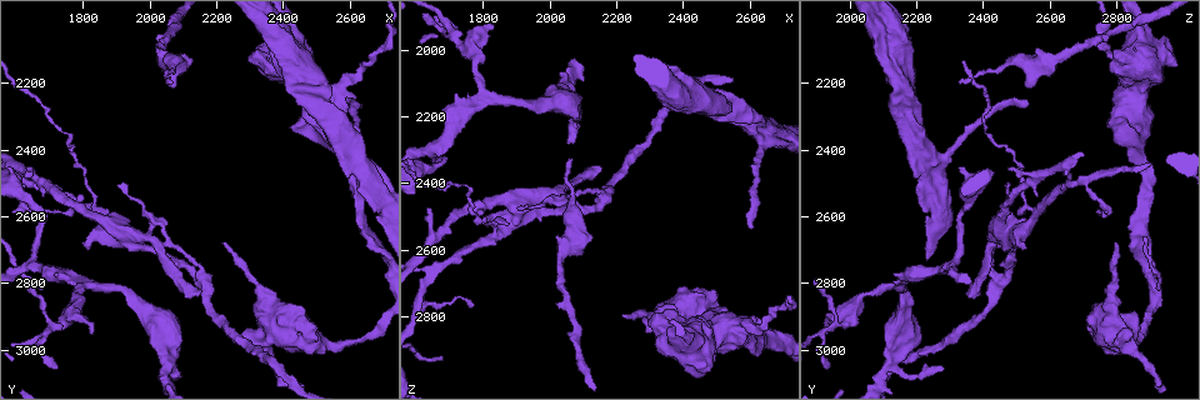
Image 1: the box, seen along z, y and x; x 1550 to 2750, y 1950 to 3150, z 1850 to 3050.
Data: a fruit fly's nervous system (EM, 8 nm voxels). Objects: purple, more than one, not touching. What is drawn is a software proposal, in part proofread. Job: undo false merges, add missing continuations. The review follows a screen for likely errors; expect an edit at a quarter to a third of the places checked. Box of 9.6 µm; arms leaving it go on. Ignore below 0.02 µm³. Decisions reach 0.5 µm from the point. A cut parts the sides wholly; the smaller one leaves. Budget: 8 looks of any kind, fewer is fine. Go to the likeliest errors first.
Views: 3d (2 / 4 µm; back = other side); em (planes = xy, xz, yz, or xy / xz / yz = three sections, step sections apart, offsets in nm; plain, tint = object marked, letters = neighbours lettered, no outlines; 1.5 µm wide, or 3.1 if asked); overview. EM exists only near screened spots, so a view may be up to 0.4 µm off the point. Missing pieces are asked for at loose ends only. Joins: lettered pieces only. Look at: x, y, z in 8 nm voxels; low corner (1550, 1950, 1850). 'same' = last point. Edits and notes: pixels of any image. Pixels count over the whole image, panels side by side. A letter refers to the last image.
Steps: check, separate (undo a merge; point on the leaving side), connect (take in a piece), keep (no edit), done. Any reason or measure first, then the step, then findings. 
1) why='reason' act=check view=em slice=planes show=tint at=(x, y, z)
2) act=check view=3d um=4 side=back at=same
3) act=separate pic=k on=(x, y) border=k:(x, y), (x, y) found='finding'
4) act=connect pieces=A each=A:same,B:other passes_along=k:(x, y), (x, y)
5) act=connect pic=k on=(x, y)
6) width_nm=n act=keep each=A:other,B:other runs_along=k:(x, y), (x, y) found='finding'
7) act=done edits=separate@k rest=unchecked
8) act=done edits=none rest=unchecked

act=check view=3d um=4 at=(2060, 3050, 2270)

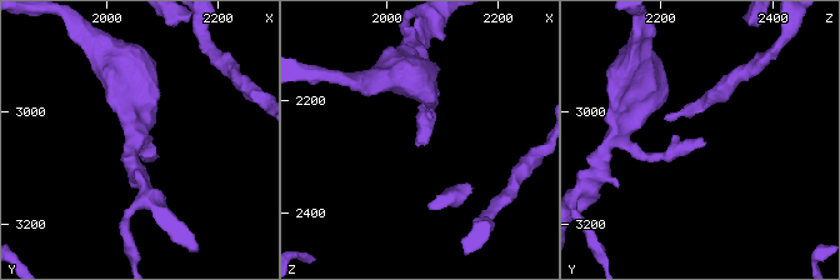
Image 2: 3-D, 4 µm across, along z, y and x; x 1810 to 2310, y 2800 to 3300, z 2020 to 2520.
why='need the tissue' act=check view=em slice=yz step=8 show=tint at=(2055, 3045, 2270)

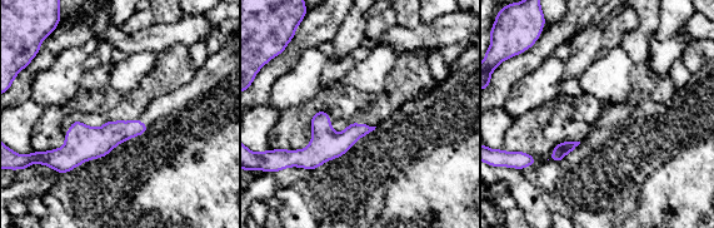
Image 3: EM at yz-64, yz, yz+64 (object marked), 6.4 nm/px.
why='another direction' act=check view=em slice=planes show=letters at=same

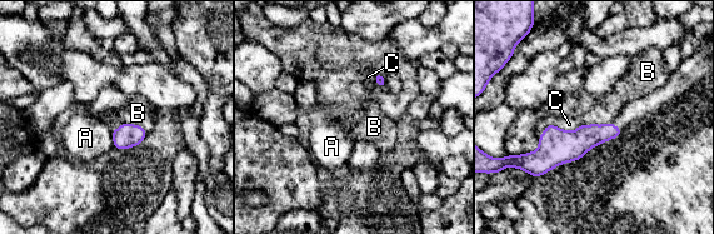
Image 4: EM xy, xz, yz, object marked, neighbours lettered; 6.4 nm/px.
act=keep each=A:other,B:other,C:other border=4:(613, 122), (580, 124) found='no lettered piece goes on from it'

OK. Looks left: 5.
why='touches itself' act=check view=em slice=planes show=plain at=(2100, 2720, 2420)

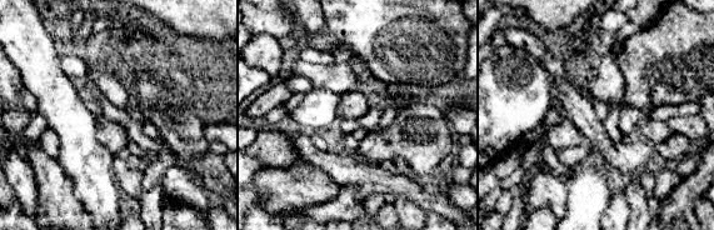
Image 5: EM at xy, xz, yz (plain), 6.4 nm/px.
why='what lies round it' act=check view=em slice=planes show=letters at=same

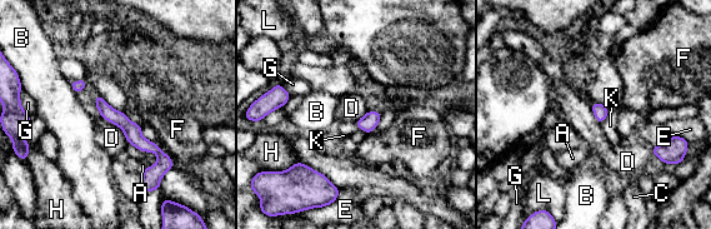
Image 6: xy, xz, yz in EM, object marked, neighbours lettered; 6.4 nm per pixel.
act=keep each=A:other,B:other,C:other,D:other,E:other,F:other,G:other,H:other,K:other,L:other runs_along=6:(98, 99), (145, 145), (158, 150) found='continuous, no second cell'

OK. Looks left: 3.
why='thin neck' act=check view=em slice=xy step=4 show=tint at=(2610, 2970, 2850)

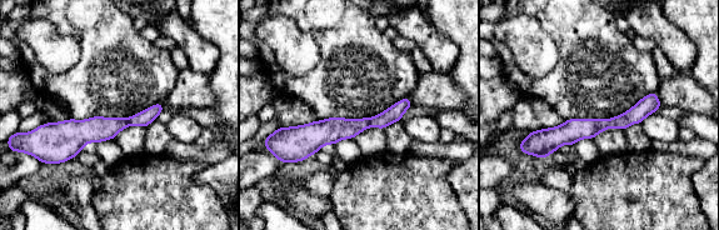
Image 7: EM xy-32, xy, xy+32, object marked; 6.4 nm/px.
why='see the neighbours' act=check view=em slice=xy step=4 show=letters at=same

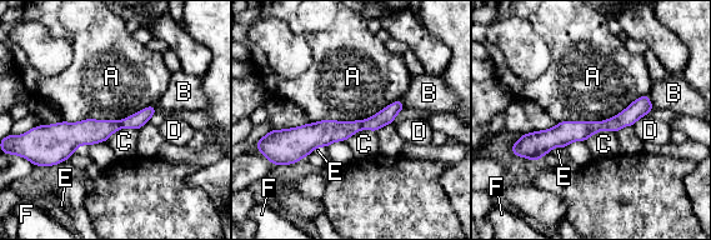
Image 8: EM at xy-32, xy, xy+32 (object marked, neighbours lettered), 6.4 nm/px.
act=keep each=A:other,B:other,C:other,D:other,E:other,F:other found='one cell here'

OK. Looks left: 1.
act=done edits=none rest=unchecked

